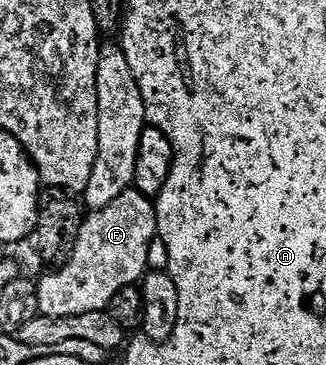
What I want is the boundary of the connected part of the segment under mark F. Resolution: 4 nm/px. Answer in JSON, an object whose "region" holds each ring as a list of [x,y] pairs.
{"region":[[[135,187],[127,189],[114,203],[93,209],[83,218],[78,241],[72,257],[64,265],[48,271],[38,281],[38,307],[42,317],[65,317],[66,315],[86,315],[86,311],[107,310],[110,299],[122,291],[122,287],[136,285],[149,272],[148,256],[152,253],[152,241],[157,240],[156,207],[153,198],[142,195]]]}

